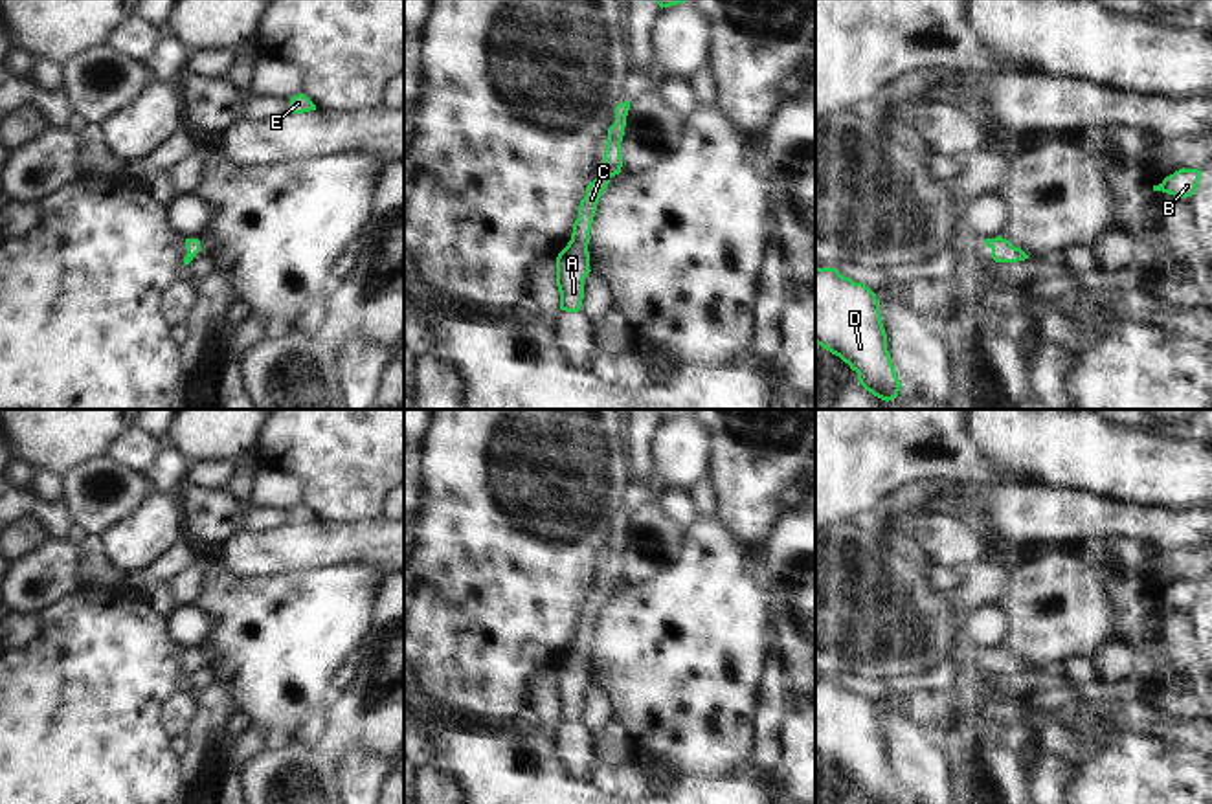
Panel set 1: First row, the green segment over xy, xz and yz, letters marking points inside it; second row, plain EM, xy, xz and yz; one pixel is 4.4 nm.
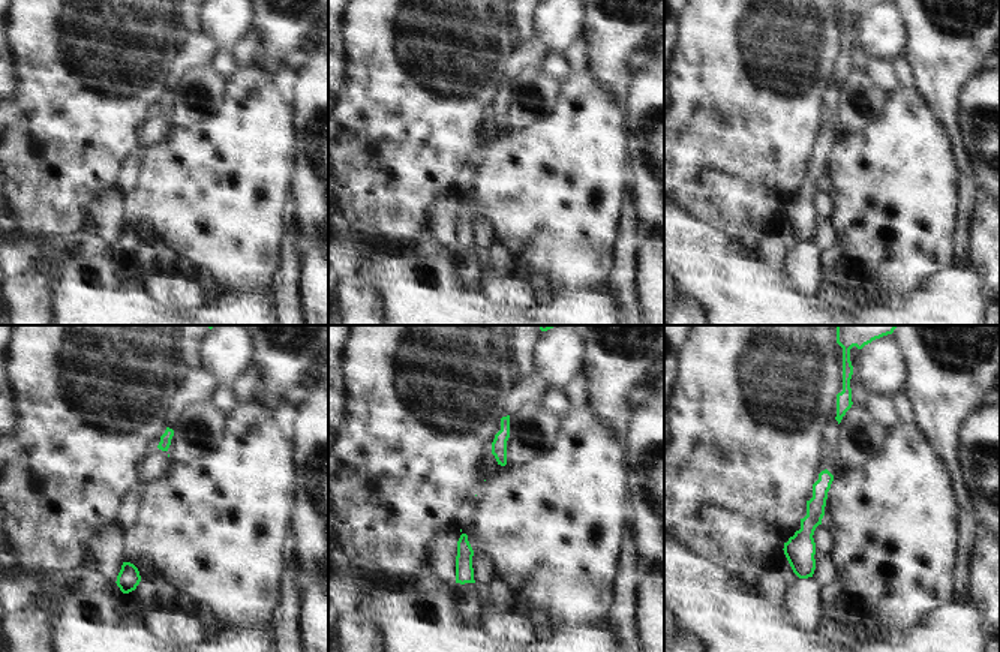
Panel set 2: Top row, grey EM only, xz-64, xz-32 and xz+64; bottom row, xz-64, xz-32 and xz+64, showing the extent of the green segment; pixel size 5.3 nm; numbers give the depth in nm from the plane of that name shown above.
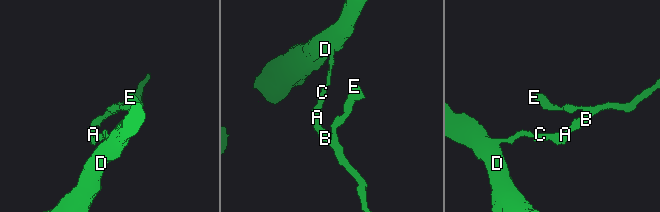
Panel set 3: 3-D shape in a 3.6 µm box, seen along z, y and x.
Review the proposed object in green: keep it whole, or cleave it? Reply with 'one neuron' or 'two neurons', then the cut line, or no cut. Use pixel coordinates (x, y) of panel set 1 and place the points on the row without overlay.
one neuron; cut none

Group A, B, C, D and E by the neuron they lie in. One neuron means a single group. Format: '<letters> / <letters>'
A B C D E

